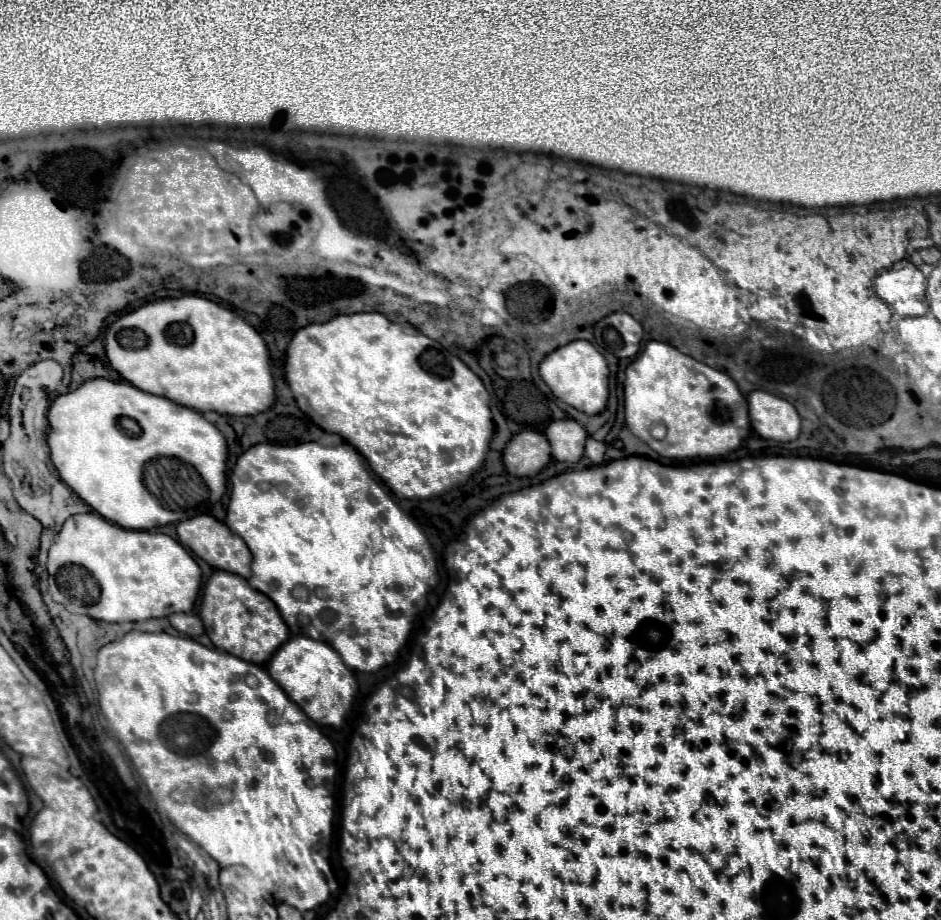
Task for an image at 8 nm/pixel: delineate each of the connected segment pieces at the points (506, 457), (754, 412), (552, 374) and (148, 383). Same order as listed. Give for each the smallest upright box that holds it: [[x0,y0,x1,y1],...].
[[503,430,551,476],[749,390,801,442],[539,340,609,416],[105,296,275,416]]

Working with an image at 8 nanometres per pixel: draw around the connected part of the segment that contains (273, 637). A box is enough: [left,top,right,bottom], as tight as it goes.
[199,570,289,666]

